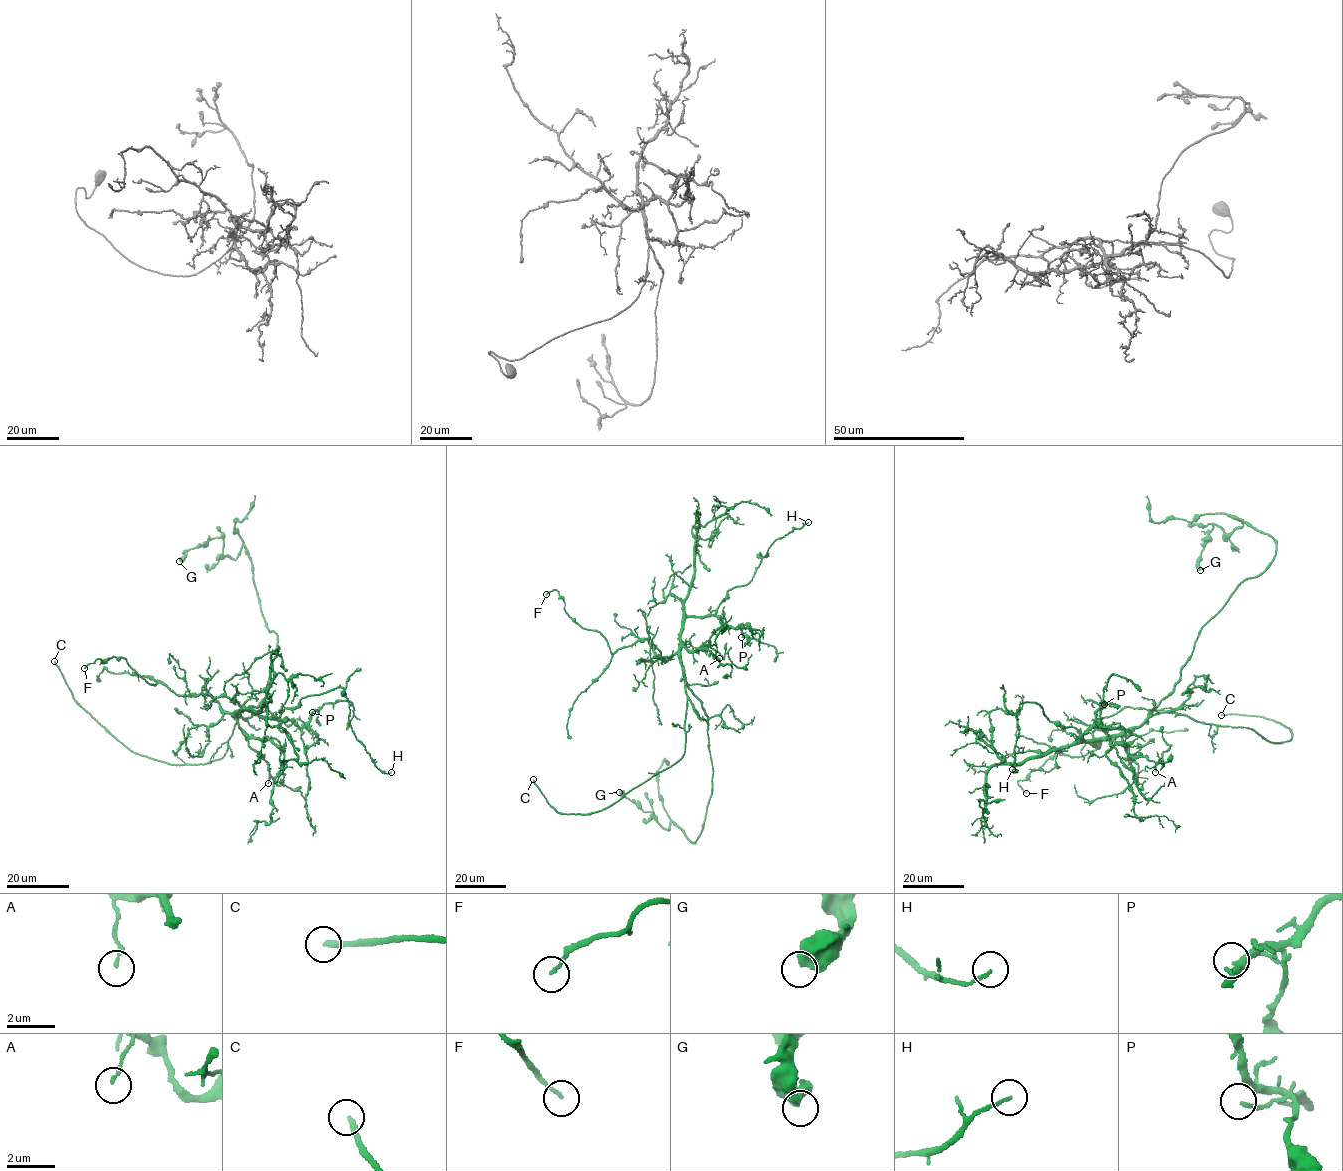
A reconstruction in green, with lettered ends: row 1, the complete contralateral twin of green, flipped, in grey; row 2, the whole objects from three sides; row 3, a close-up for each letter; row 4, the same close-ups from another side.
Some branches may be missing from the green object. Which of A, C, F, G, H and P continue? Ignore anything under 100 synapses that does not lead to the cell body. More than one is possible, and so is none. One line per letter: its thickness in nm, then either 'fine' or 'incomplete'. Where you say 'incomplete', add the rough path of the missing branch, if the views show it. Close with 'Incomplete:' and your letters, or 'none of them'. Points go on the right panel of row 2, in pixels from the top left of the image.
A: 130 nm thick; fine
C: 220 nm thick; incomplete; missing branch runs (1221, 715), (1177, 701), (1133, 674), (1113, 672), (1104, 667), (1103, 662)
F: 120 nm thick; fine
G: 550 nm thick; fine
H: 100 nm thick; fine
P: 130 nm thick; fine
Incomplete: C

